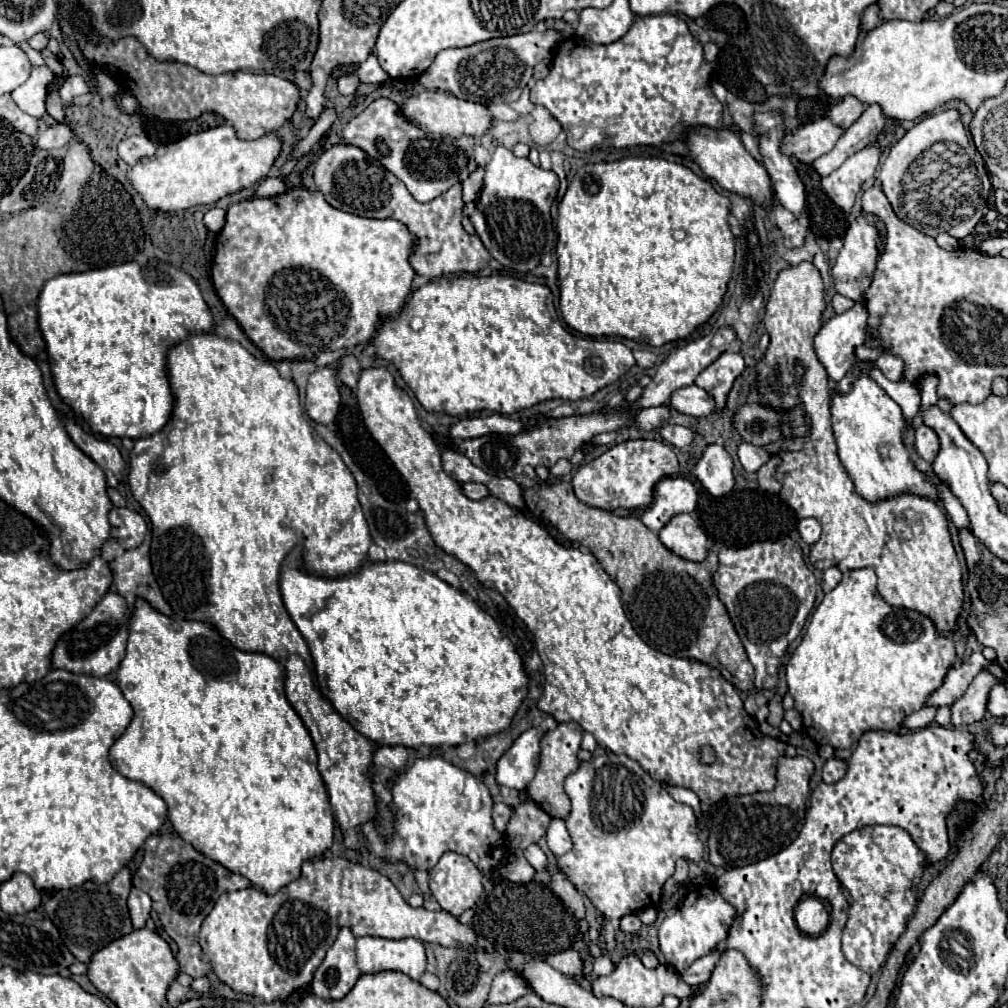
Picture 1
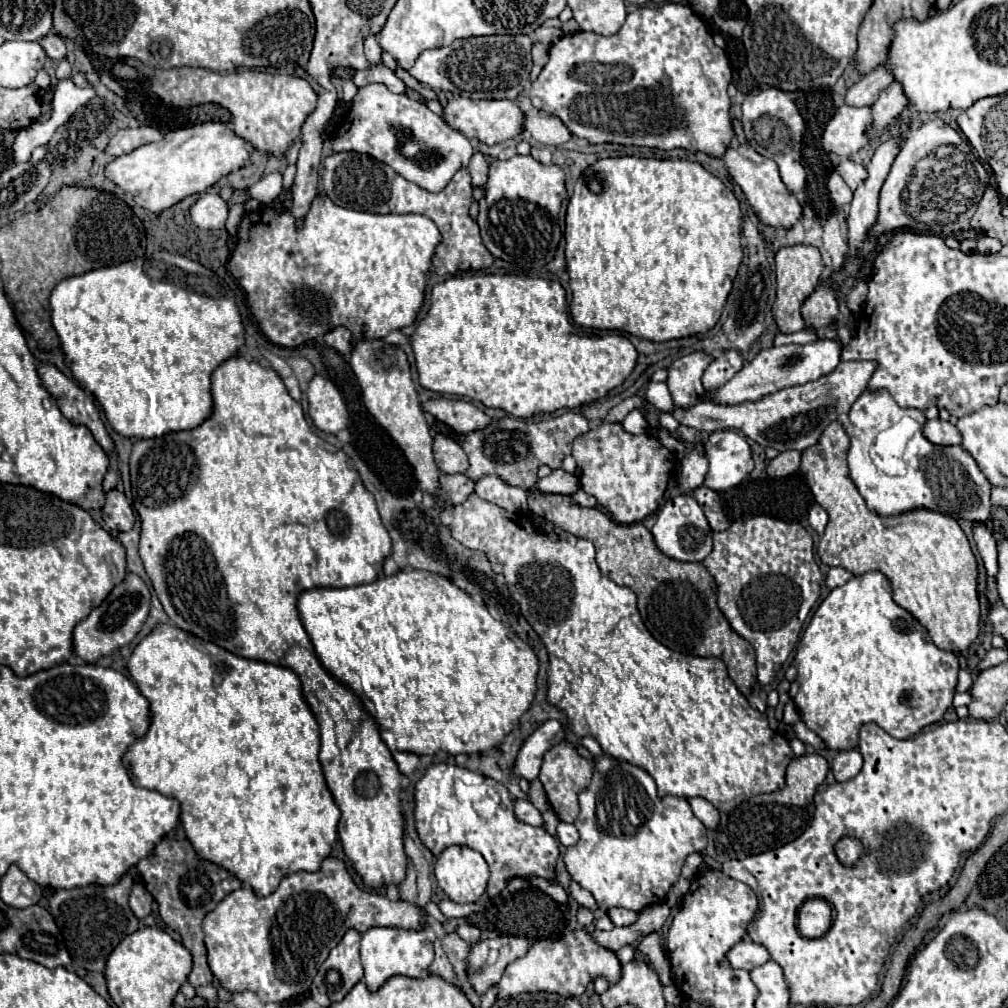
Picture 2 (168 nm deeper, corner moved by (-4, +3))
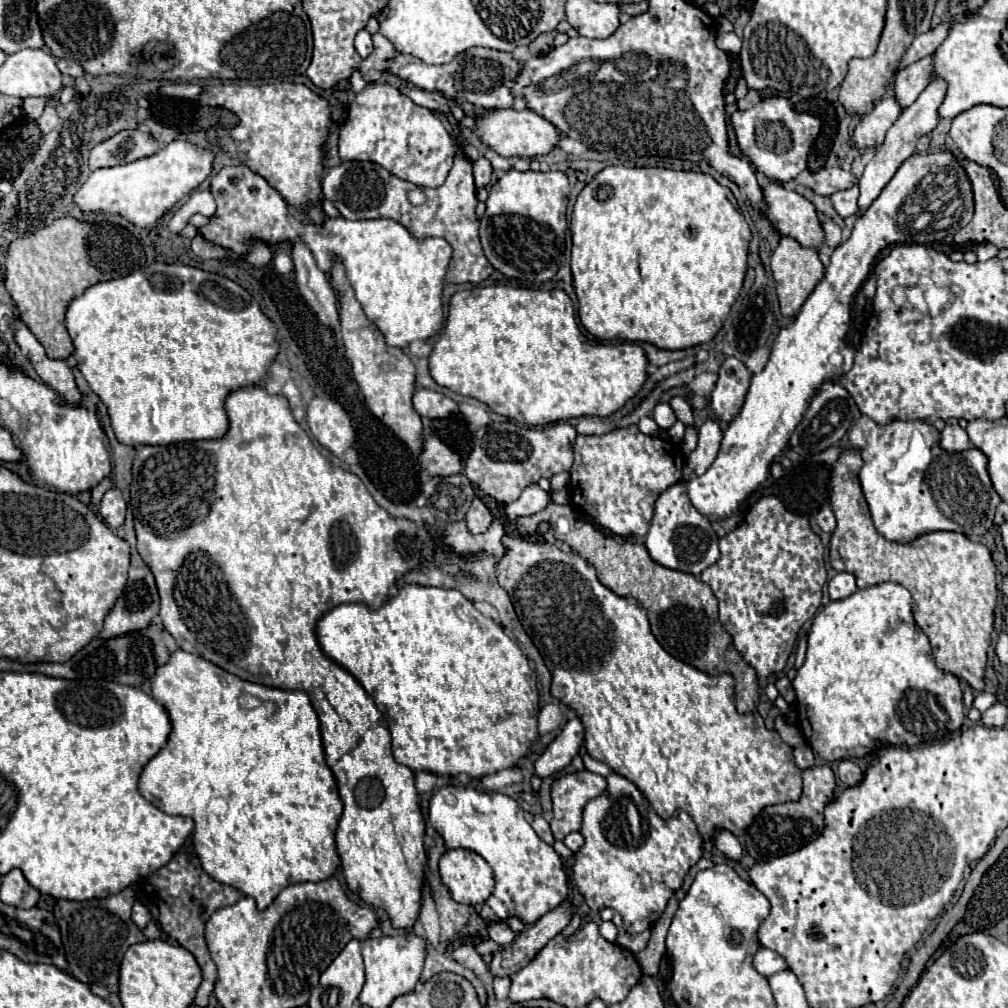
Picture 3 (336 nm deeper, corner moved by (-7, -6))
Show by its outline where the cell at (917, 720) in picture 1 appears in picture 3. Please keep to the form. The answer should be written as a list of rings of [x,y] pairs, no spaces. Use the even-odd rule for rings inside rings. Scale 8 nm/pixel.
[[[982,691],[982,693],[976,693],[976,695],[974,695],[974,703],[972,703],[972,705],[974,705],[978,711],[986,711],[994,701],[996,701],[996,695]]]

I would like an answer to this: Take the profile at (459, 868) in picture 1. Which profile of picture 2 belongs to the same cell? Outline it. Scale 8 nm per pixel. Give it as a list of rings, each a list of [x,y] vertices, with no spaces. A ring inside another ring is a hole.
[[[449,846],[437,858],[435,878],[453,902],[477,902],[487,888],[489,868],[479,852],[467,846]]]

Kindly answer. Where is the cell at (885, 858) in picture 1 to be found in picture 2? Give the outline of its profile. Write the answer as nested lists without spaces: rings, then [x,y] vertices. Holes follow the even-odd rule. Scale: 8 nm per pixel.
[[[843,838],[843,840],[839,840],[839,844],[835,846],[835,852],[837,852],[839,860],[849,866],[849,864],[855,864],[855,862],[859,860],[859,856],[863,854],[863,848],[861,848],[861,844],[859,844],[857,840],[853,840],[853,838]]]

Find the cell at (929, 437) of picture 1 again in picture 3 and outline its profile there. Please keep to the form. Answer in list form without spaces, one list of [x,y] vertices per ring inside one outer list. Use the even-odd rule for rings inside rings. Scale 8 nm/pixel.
[[[946,425],[940,433],[940,447],[946,451],[966,451],[972,443],[960,425]]]

